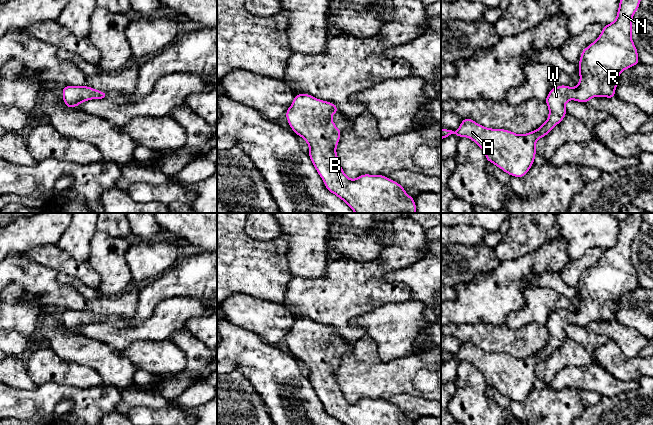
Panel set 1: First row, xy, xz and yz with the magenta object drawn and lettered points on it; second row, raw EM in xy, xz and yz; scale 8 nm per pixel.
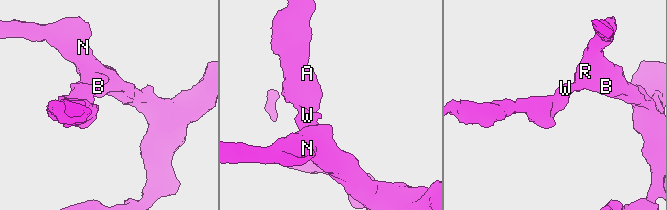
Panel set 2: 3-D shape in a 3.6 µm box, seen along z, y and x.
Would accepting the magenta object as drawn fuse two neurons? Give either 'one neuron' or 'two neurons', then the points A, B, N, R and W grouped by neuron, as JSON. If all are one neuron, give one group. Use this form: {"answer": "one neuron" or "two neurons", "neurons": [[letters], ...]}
{"answer": "one neuron", "neurons": [["A", "B", "N", "R", "W"]]}

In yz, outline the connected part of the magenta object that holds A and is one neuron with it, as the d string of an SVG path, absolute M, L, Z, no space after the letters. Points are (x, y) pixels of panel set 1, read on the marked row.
M620 0L616 19L611 24L604 25L599 37L581 52L579 83L574 88L560 85L549 91L545 100L549 108L548 119L537 130L519 135L506 129L486 128L471 118L465 118L456 132L441 128L441 140L452 134L458 138L467 137L483 150L488 162L492 162L513 177L525 176L534 164L537 140L549 134L564 119L567 114L565 104L569 100L587 103L593 97L616 98L615 88L618 86L617 79L621 72L640 63L631 34L632 19L640 2L641 0Z

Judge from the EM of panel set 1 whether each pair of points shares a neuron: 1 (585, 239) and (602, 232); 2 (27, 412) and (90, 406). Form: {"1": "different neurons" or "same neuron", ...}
{"1": "same neuron", "2": "same neuron"}

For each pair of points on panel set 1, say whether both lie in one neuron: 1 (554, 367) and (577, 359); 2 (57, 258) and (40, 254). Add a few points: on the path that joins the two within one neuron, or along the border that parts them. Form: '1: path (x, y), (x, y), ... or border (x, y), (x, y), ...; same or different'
1: path (560, 361), (562, 359), (571, 359); same
2: path (53, 257), (44, 255); same

